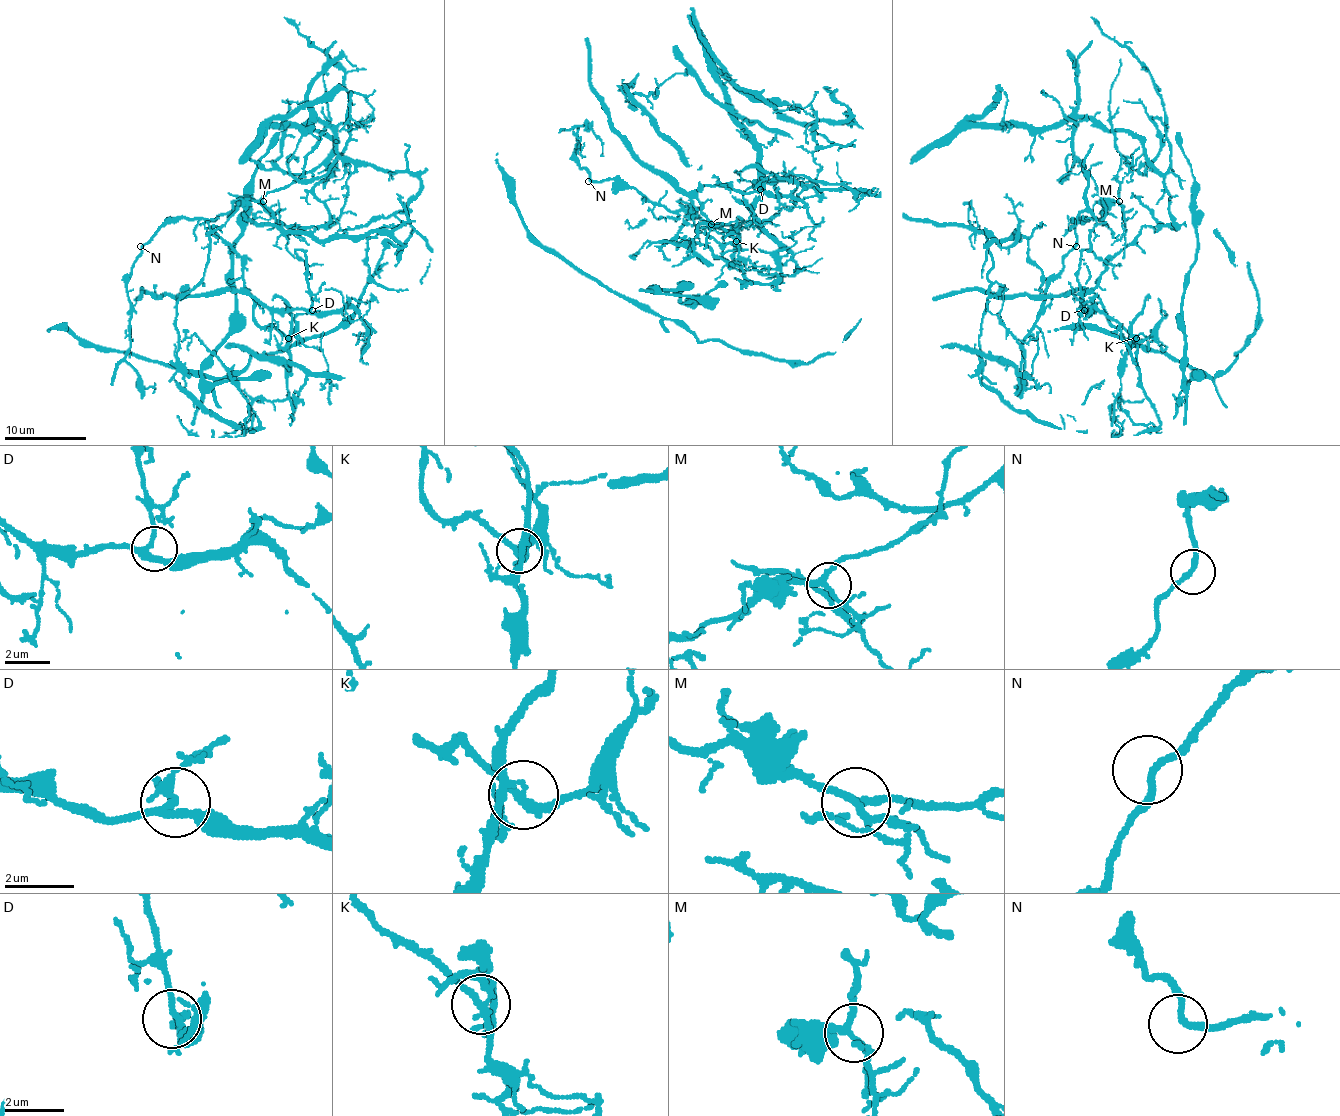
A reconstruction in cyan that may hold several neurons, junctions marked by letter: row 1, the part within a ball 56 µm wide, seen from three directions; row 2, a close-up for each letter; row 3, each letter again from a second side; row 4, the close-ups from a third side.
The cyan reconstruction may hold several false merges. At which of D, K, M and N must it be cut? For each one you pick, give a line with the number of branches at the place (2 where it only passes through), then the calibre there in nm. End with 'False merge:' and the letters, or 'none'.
K: branches 4; calibre 240 nm
False merge: K

